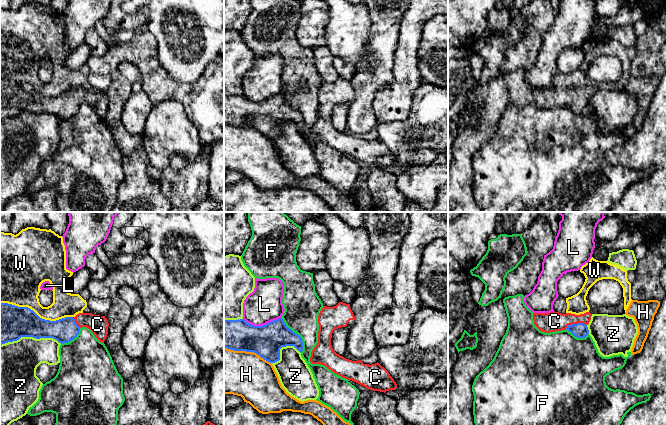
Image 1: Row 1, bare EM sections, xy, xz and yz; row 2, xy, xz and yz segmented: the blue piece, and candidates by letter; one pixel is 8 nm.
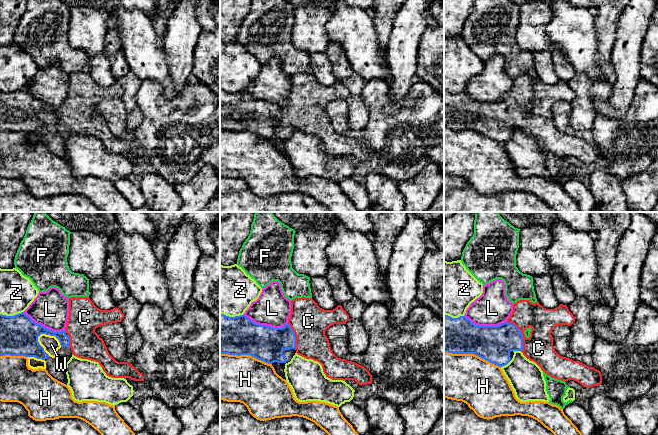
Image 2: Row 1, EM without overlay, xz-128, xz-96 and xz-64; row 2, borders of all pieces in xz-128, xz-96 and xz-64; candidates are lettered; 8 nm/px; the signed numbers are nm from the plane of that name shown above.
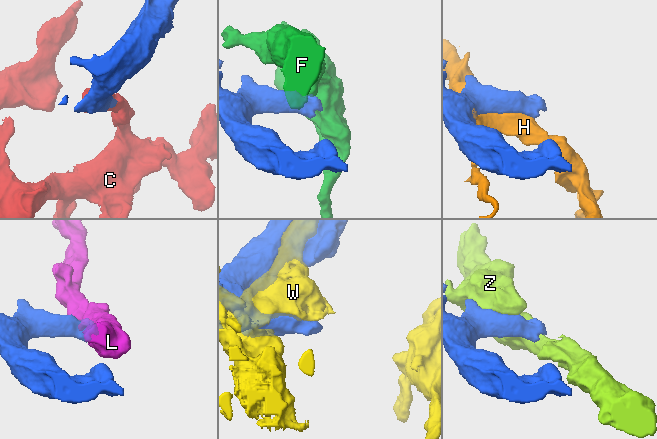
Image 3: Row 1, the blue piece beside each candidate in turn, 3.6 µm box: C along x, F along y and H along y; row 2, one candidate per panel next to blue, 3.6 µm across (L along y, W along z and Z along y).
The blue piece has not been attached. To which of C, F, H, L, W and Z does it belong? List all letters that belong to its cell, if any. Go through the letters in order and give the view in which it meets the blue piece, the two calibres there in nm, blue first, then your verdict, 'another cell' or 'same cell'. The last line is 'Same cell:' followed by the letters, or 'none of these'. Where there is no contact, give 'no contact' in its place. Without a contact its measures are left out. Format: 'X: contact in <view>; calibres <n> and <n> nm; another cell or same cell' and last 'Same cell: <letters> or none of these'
C: contact in yz; calibres 120 and 160 nm; same cell
F: contact in xz; calibres 260 and 300 nm; another cell
H: contact in xz; calibres 260 and 360 nm; another cell
L: contact in xz; calibres 260 and 280 nm; another cell
W: contact in xy; calibres 300 and 320 nm; another cell
Z: contact in xy; calibres 320 and 340 nm; another cell
Same cell: C

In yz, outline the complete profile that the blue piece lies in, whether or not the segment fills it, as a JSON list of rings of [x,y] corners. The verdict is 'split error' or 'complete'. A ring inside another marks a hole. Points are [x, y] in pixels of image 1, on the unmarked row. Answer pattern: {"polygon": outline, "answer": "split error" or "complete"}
{"polygon": [[[554,87],[544,90],[534,89],[533,96],[535,102],[542,108],[550,109],[566,105],[577,114],[585,114],[589,110],[587,101],[591,96],[591,92],[590,88],[575,91]]], "answer": "split error"}

